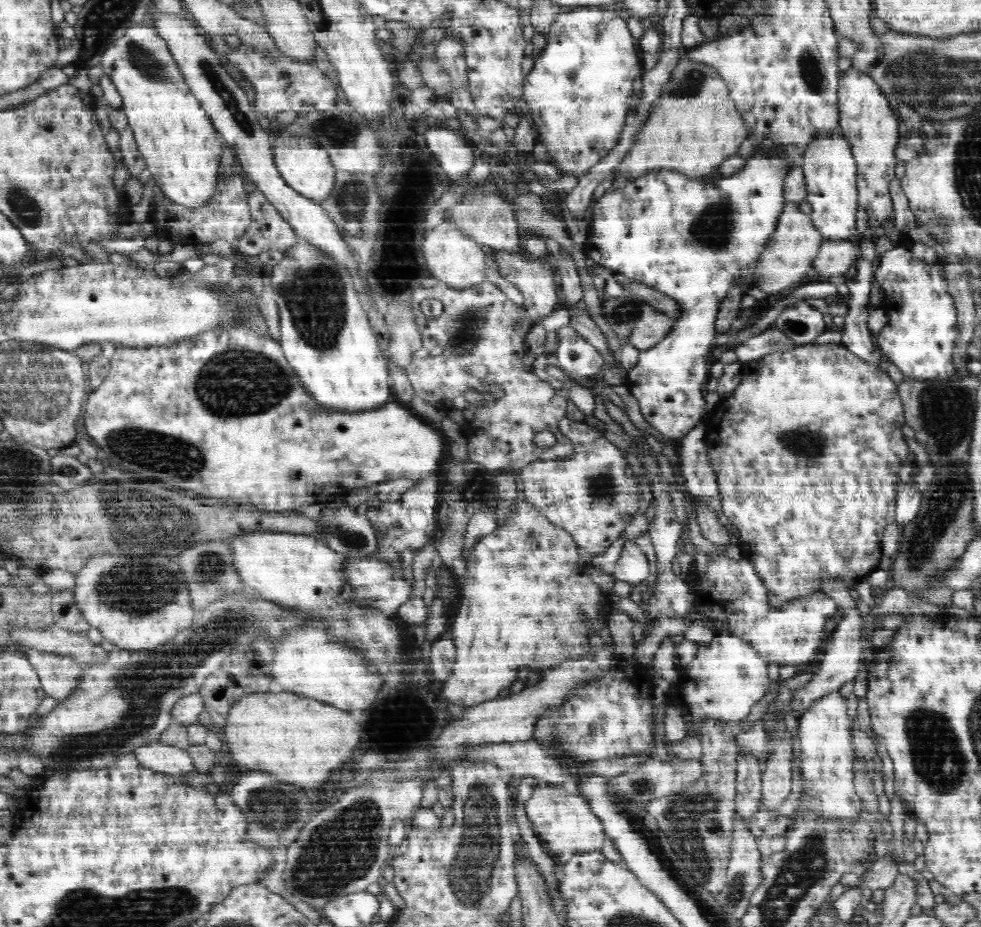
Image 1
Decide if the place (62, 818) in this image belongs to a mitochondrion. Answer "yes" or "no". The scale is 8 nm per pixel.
no

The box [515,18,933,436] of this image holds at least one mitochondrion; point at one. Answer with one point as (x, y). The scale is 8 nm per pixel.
(712, 230)

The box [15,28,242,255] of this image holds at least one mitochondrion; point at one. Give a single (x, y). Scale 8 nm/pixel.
(149, 65)

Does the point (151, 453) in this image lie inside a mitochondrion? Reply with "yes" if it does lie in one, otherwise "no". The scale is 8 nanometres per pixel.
yes

